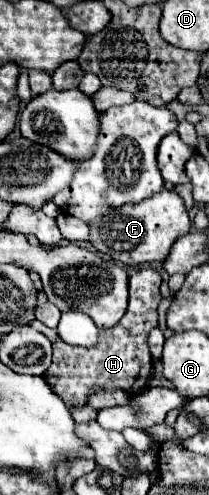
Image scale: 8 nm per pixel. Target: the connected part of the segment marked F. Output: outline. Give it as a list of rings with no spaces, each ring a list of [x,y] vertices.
[[[162,189],[154,197],[148,197],[146,201],[110,209],[106,217],[102,217],[102,221],[94,221],[94,225],[88,227],[90,227],[90,245],[96,251],[124,265],[140,265],[150,261],[164,261],[170,253],[172,243],[190,231],[192,221],[188,217],[182,197],[176,191]]]

